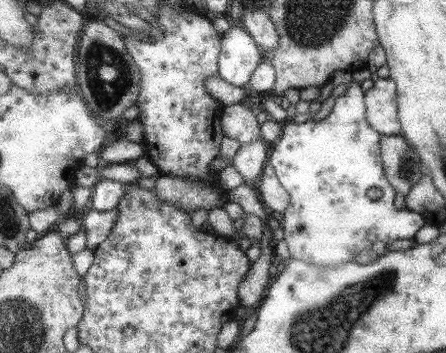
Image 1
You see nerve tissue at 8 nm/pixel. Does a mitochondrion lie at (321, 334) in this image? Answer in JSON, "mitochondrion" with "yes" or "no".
{"mitochondrion":"yes"}

